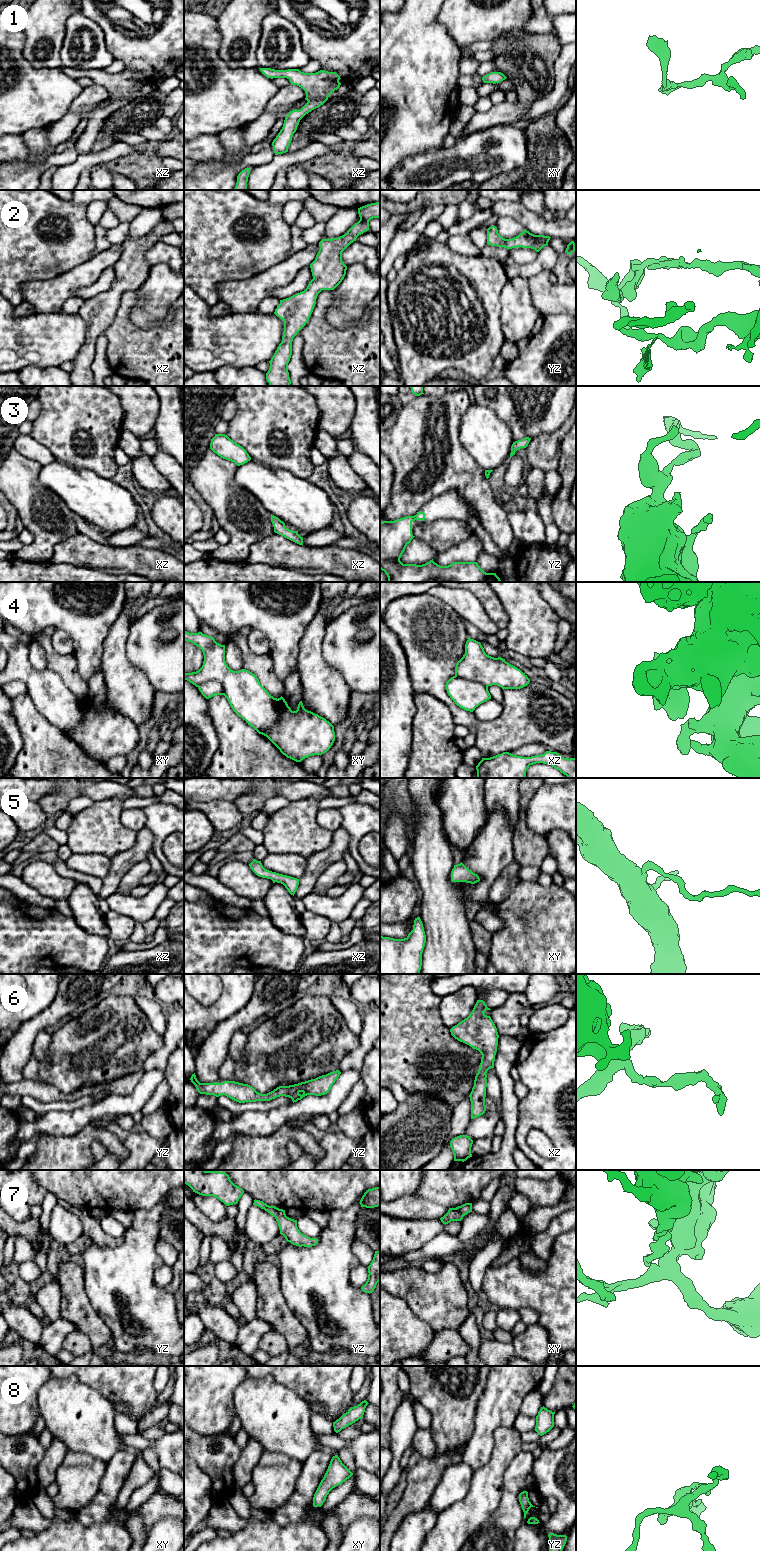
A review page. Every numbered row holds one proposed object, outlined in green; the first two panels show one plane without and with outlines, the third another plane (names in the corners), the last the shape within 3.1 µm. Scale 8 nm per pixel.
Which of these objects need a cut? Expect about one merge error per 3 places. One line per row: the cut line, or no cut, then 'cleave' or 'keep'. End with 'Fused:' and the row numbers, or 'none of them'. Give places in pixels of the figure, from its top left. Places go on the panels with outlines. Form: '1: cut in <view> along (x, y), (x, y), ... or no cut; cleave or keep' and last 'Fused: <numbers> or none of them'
1: no cut; keep
2: no cut; keep
3: no cut; keep
4: cut in xy along (278, 699), (280, 718), (265, 735); cleave
5: no cut; keep
6: no cut; keep
7: no cut; keep
8: no cut; keep
Fused: 4

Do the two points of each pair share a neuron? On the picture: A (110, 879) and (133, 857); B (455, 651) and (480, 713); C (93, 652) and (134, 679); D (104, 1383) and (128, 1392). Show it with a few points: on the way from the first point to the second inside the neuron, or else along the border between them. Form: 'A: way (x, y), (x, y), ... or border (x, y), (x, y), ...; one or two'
A: way (116, 873), (127, 862); one
B: border (472, 712), (477, 719); two
C: border (107, 634), (104, 640), (101, 667); two
D: way (110, 1383), (119, 1383), (122, 1386); one

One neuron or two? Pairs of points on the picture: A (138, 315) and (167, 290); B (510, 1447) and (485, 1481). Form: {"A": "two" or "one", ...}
{"A": "one", "B": "one"}

